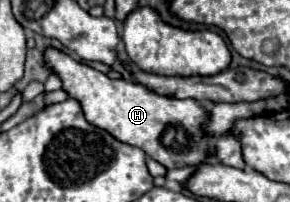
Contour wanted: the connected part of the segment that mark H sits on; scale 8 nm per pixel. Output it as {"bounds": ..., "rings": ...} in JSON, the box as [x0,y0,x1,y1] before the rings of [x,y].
{"bounds":[43,48,213,168],"rings":[[[45,48],[43,60],[45,66],[61,78],[61,88],[69,94],[69,98],[81,102],[87,122],[107,130],[119,142],[141,148],[165,168],[199,164],[213,154],[211,140],[201,132],[201,124],[207,120],[207,112],[203,106],[197,104],[197,100],[179,100],[175,96],[157,94],[131,80],[109,78],[103,72],[97,72],[95,68],[71,58],[67,52],[57,48]]]}

